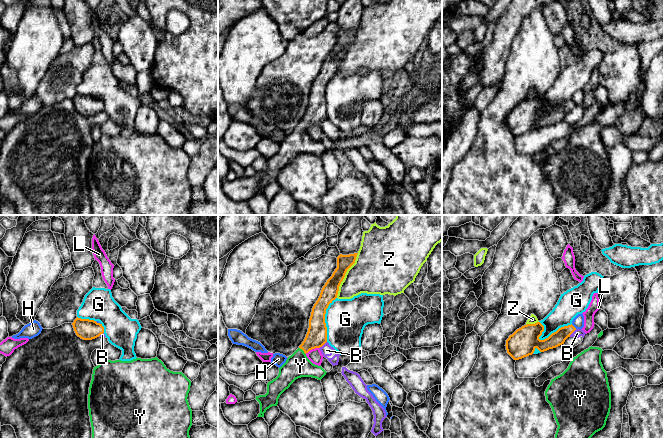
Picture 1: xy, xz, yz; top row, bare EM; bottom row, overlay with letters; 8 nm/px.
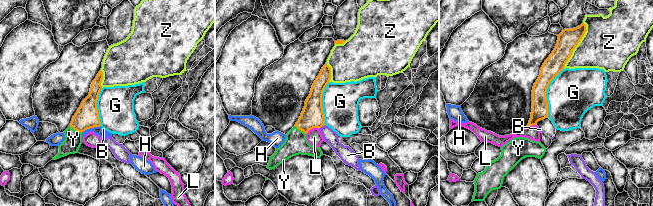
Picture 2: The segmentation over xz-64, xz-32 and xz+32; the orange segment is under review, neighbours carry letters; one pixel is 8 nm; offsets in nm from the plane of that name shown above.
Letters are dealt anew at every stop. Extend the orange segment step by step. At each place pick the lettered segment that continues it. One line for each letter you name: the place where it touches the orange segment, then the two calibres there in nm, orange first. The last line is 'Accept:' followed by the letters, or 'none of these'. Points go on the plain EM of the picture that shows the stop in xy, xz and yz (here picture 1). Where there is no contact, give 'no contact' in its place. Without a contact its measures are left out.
Y: contact xz (303, 126); calibres 170 and 200 nm
Accept: Y

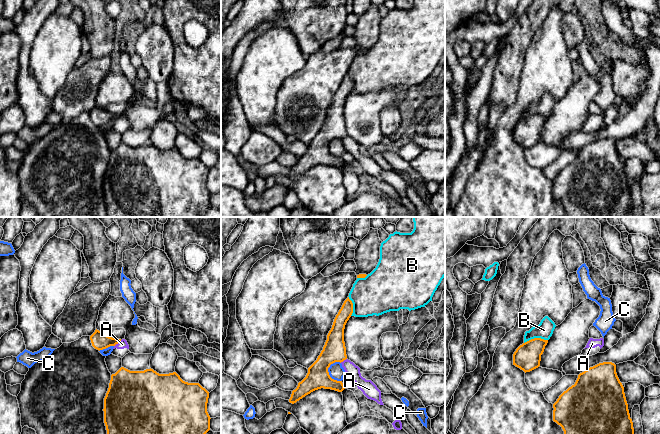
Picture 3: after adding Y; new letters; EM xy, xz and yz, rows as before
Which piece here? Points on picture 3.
Accept: none of these

